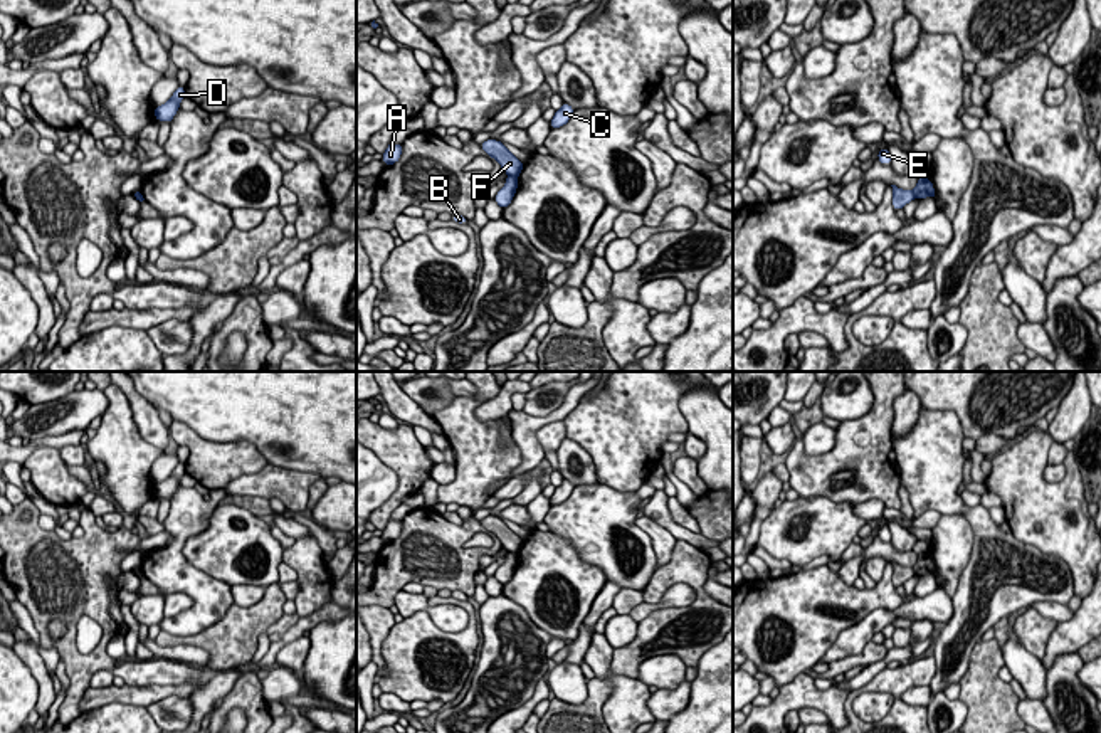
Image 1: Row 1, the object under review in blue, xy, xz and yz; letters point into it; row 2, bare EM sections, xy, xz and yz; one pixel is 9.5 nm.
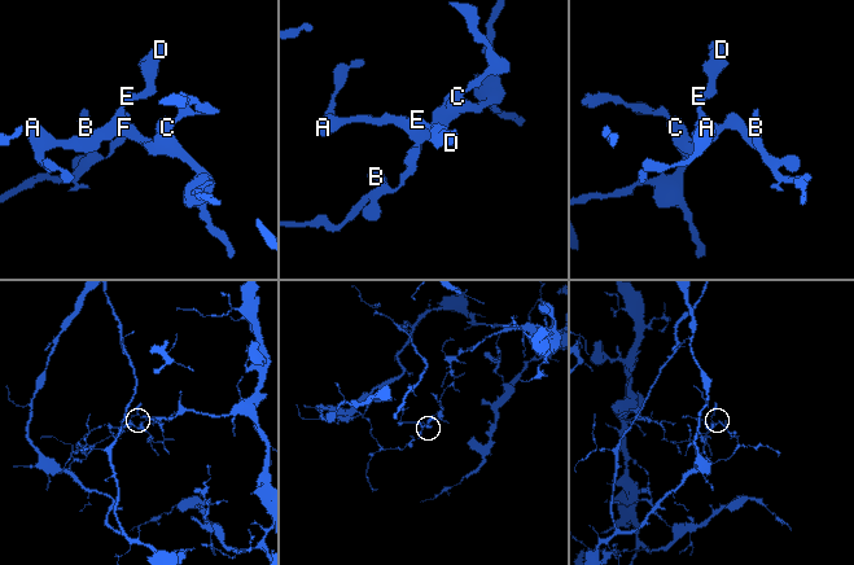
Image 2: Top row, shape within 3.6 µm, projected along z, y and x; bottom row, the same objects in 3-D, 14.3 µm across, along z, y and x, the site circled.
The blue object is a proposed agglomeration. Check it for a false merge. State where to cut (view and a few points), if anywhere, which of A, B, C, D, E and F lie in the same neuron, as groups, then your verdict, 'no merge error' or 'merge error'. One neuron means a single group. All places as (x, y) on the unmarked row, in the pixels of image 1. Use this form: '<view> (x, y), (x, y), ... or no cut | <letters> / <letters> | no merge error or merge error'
xz (510, 550), (516, 553) | A C D E F / B | merge error

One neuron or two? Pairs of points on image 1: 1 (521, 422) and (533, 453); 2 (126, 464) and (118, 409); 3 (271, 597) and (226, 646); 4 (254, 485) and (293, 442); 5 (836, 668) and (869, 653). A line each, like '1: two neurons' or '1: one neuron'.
1: one neuron
2: one neuron
3: one neuron
4: two neurons
5: one neuron

